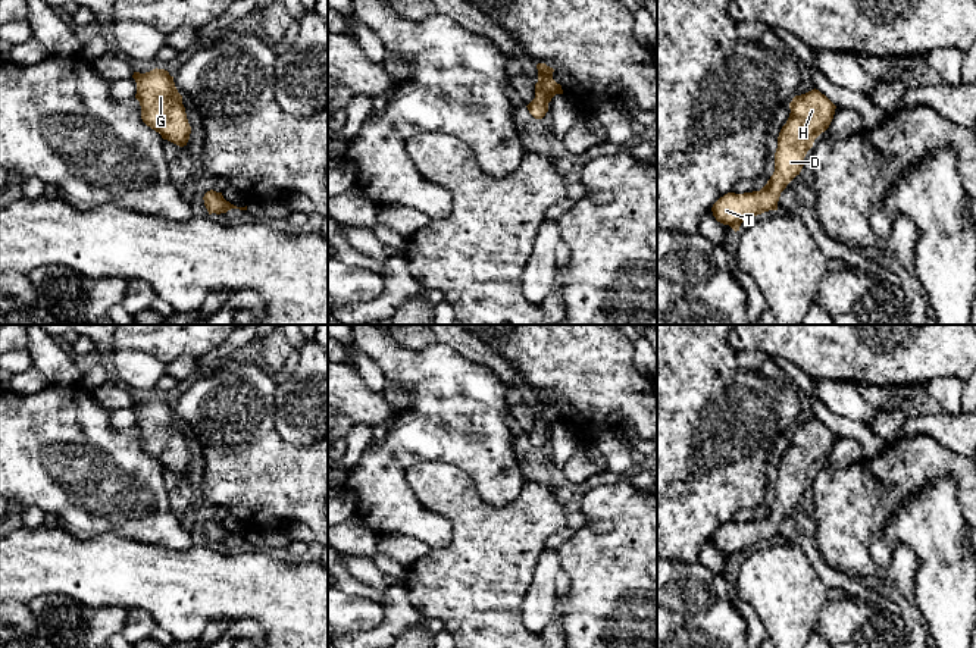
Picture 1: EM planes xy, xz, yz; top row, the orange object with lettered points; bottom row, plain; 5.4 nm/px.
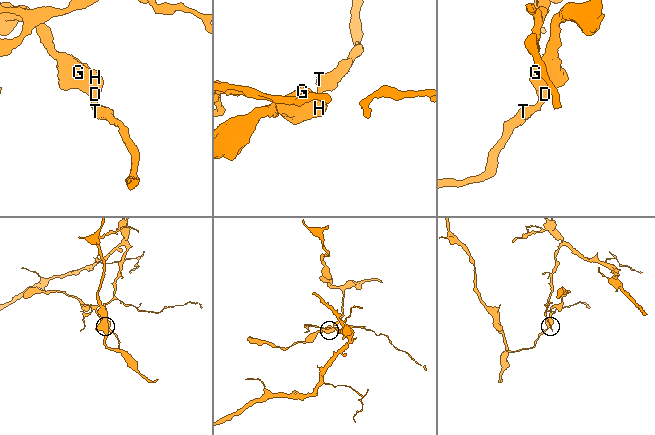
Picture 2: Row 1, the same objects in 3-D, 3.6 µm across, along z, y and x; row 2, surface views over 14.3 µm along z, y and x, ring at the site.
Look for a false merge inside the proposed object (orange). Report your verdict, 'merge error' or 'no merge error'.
no merge error

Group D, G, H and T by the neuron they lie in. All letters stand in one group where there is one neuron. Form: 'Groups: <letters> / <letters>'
Groups: D G H T

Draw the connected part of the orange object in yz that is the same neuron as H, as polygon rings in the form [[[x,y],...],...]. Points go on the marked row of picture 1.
[[[814,88],[795,96],[789,109],[789,118],[778,137],[775,172],[767,184],[760,191],[728,192],[711,207],[716,220],[729,225],[735,232],[744,220],[778,210],[781,192],[800,175],[807,151],[814,140],[829,128],[836,106]]]

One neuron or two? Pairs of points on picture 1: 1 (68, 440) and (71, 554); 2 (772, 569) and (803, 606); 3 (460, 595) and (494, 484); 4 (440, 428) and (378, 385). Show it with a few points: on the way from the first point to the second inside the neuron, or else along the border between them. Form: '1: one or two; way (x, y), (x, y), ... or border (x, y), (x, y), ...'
1: two; border (59, 525), (78, 538), (94, 538), (106, 534)
2: one; way (775, 578), (794, 597)
3: two; border (468, 475), (490, 504), (506, 506), (521, 494)
4: two; border (366, 353), (387, 382)

